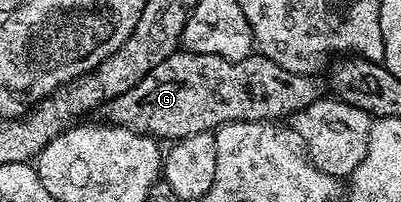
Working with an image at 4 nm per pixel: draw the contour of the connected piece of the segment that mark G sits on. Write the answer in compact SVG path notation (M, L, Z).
M179 51L152 67L136 87L105 102L105 120L111 126L173 143L181 137L217 130L219 125L232 121L289 118L319 100L318 85L312 78L288 71L261 55L229 61L220 55Z

